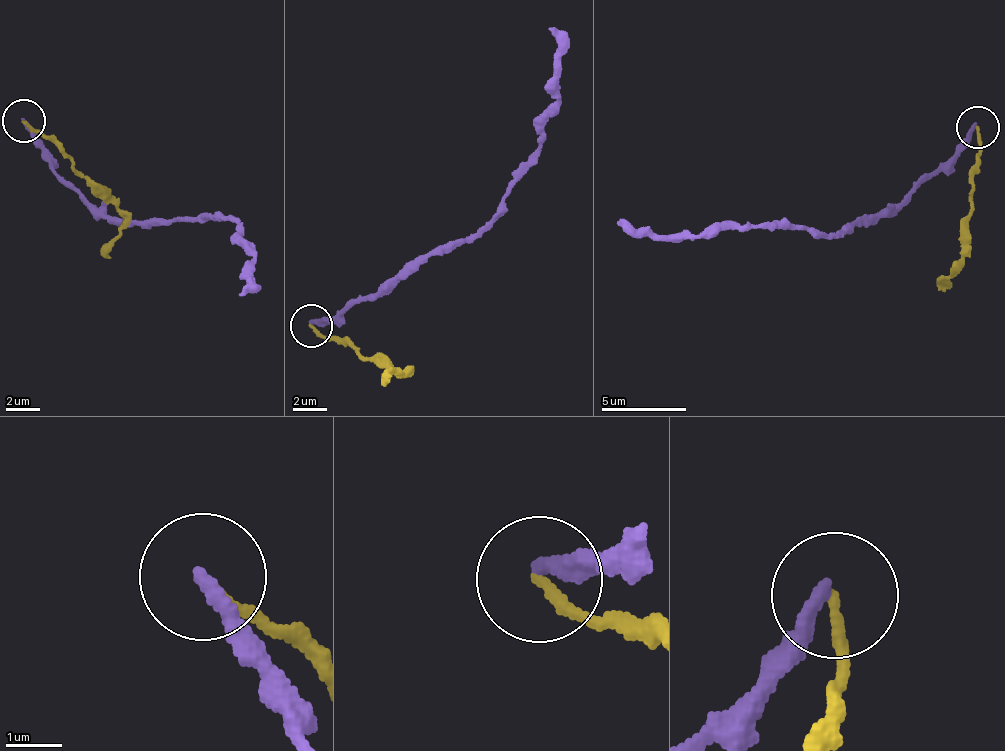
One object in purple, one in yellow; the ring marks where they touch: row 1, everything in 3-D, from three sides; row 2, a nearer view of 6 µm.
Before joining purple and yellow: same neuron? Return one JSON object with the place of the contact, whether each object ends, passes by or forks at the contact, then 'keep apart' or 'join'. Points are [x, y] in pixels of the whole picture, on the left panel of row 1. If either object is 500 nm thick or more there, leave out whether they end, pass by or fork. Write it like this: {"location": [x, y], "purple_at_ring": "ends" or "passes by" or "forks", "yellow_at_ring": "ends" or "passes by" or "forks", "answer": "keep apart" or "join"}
{"location": [24, 121], "purple_at_ring": "ends", "yellow_at_ring": "ends", "answer": "keep apart"}

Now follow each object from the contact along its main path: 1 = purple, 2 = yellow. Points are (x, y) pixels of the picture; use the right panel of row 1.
1: (977, 127), (900, 203), (839, 238), (769, 222), (755, 228), (717, 227), (695, 239), (648, 237), (619, 220)
2: (977, 127), (979, 171), (967, 250), (946, 281), (951, 288)

